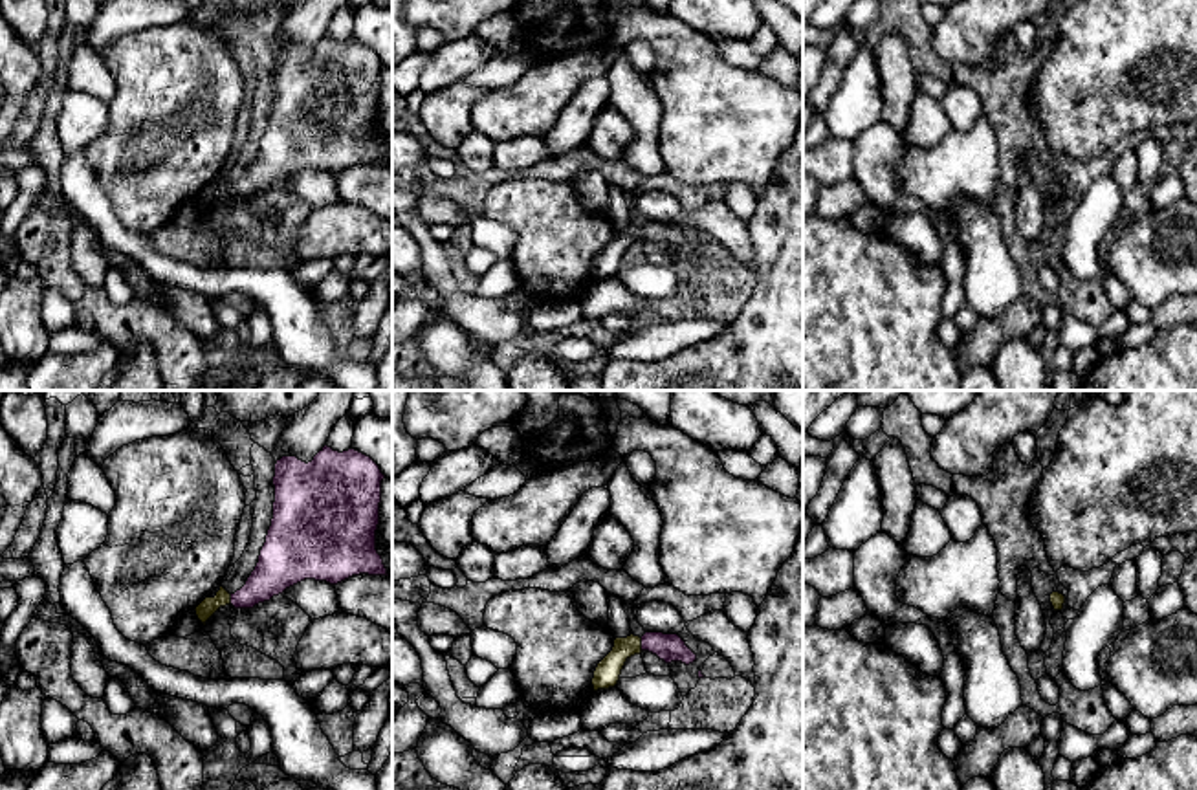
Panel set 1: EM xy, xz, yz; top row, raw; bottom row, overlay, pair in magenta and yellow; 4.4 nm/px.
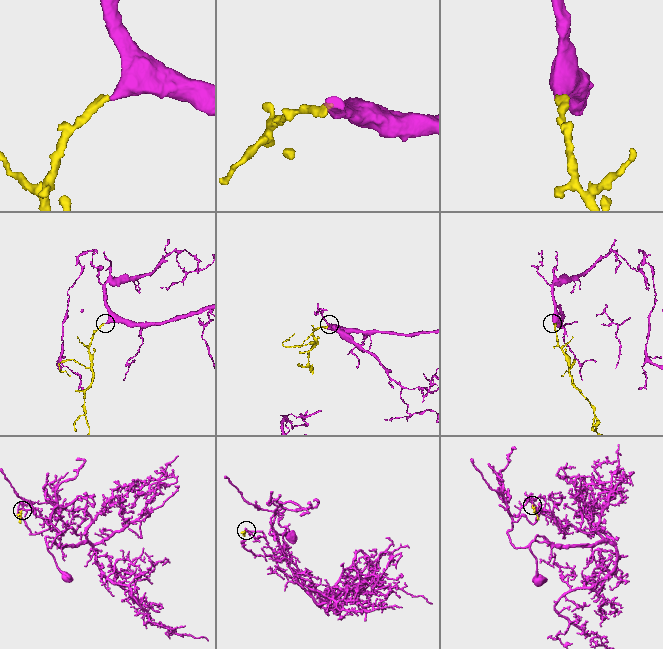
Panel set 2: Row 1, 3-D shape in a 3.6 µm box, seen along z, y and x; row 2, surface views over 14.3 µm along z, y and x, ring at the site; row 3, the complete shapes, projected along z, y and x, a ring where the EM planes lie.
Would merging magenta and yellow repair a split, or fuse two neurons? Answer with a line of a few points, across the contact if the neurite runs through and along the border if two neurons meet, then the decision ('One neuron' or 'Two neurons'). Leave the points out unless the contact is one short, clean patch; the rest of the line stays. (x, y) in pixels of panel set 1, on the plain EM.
Line: xz (669, 237), (642, 233), (633, 233), (607, 263). One neuron

